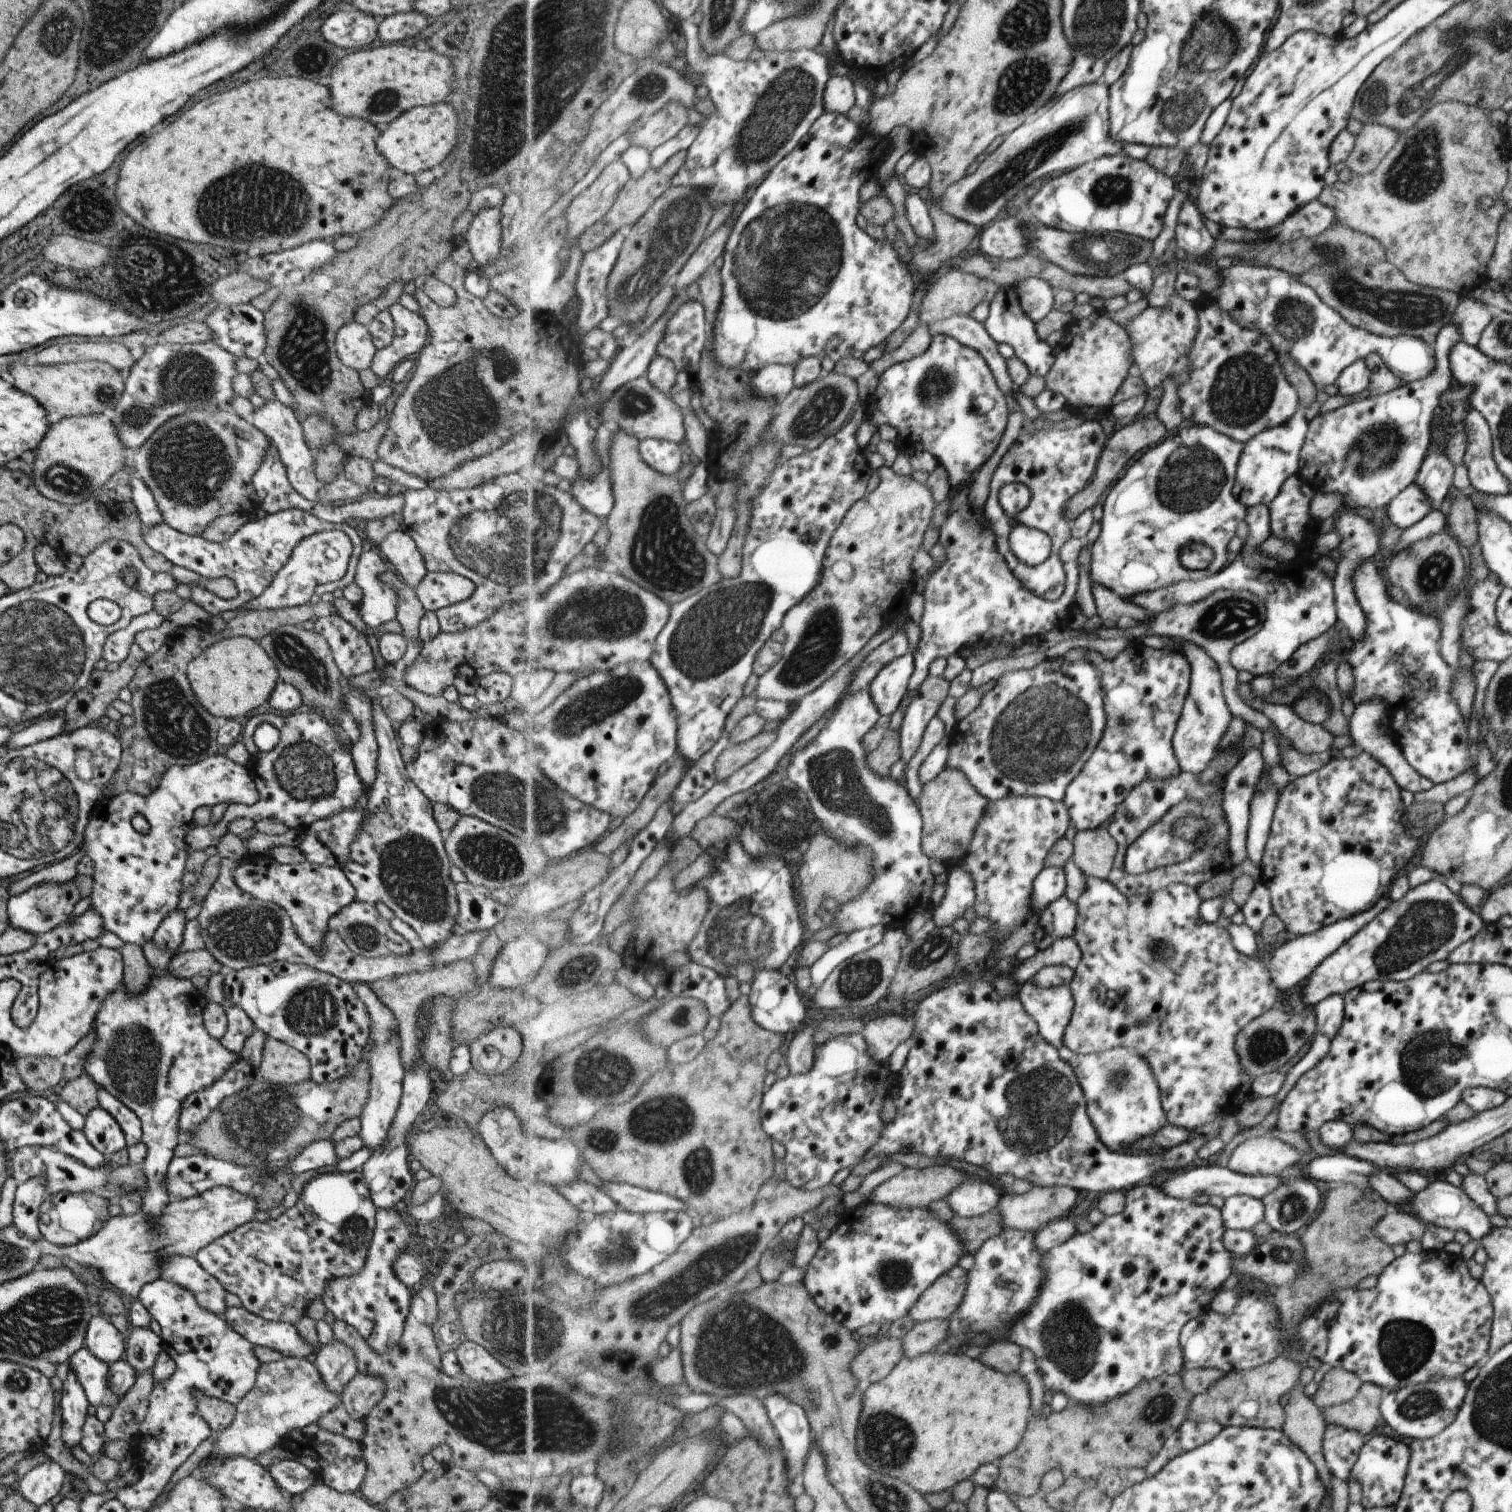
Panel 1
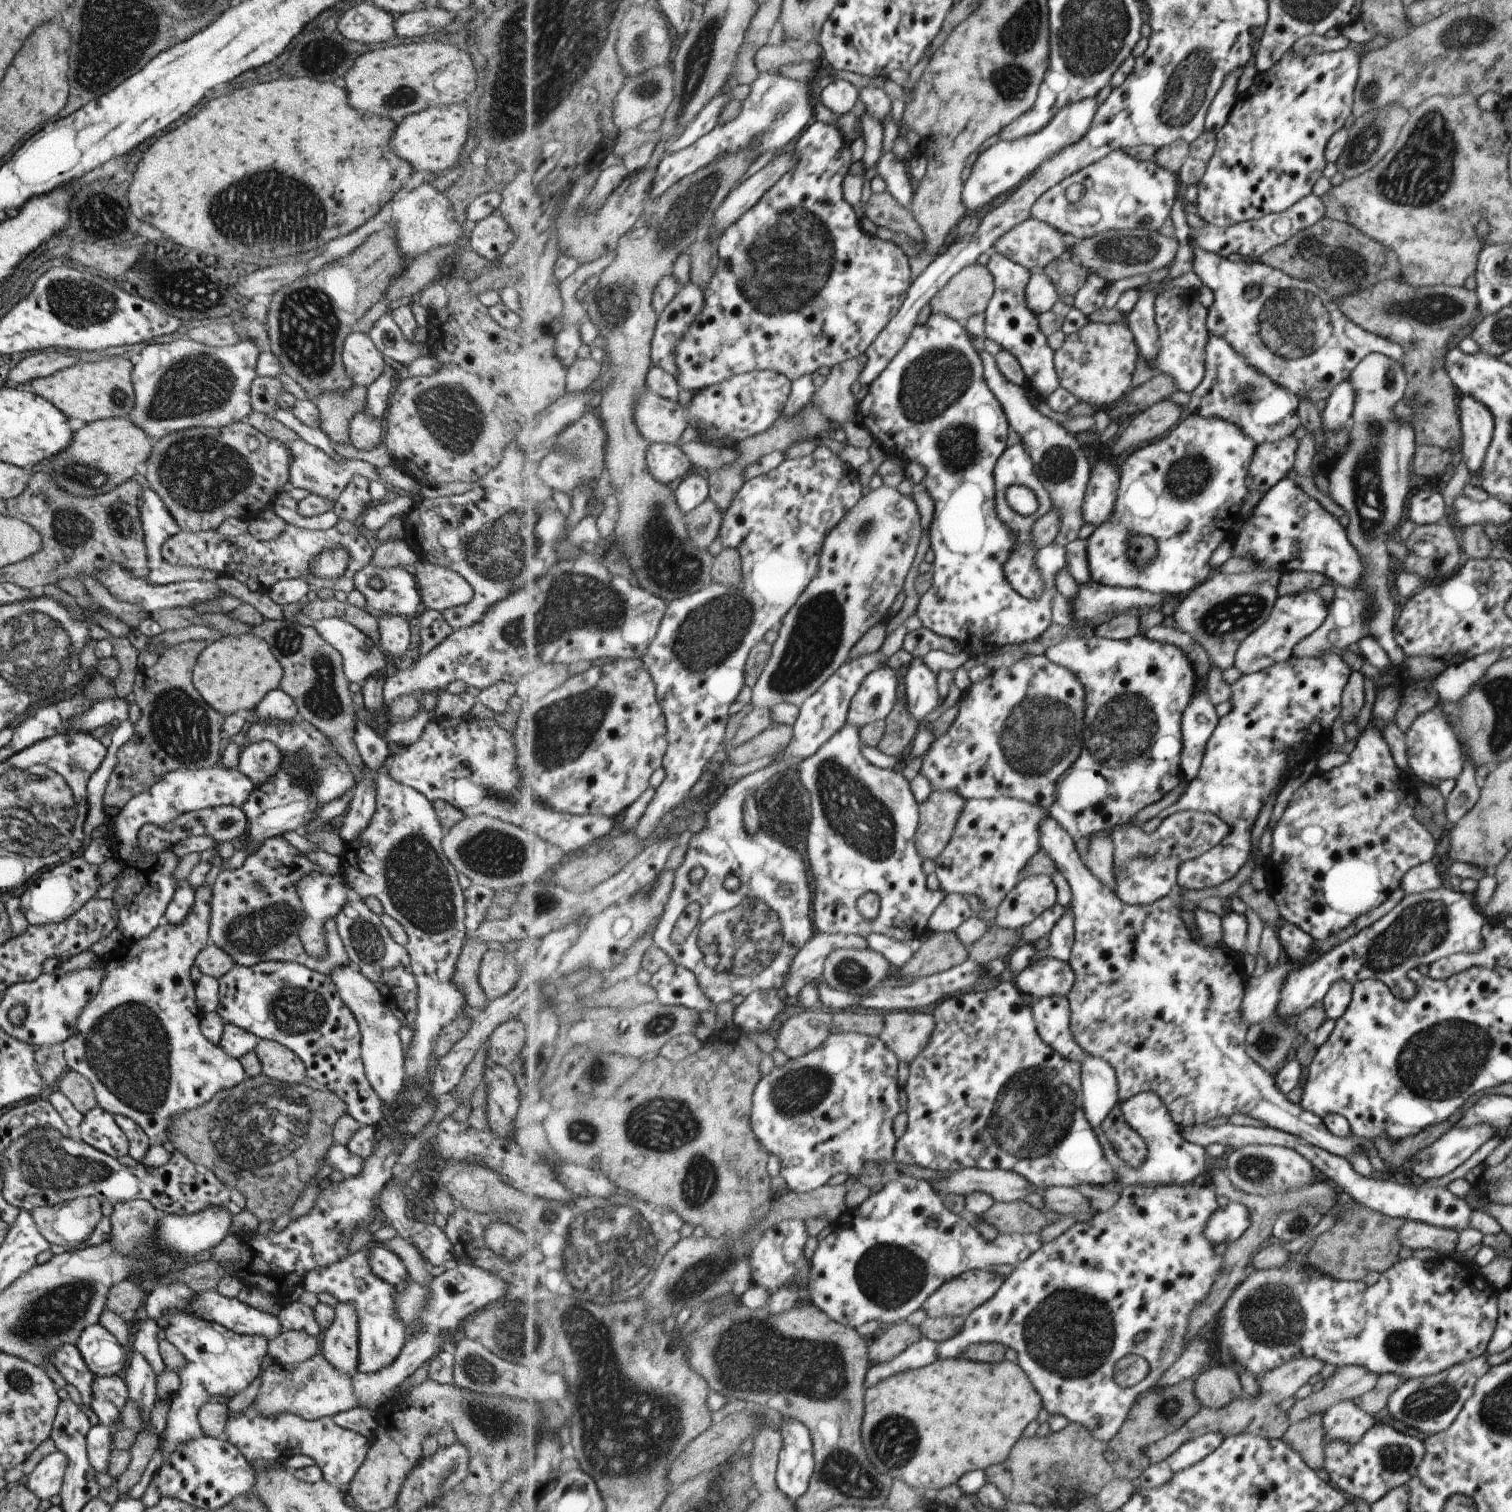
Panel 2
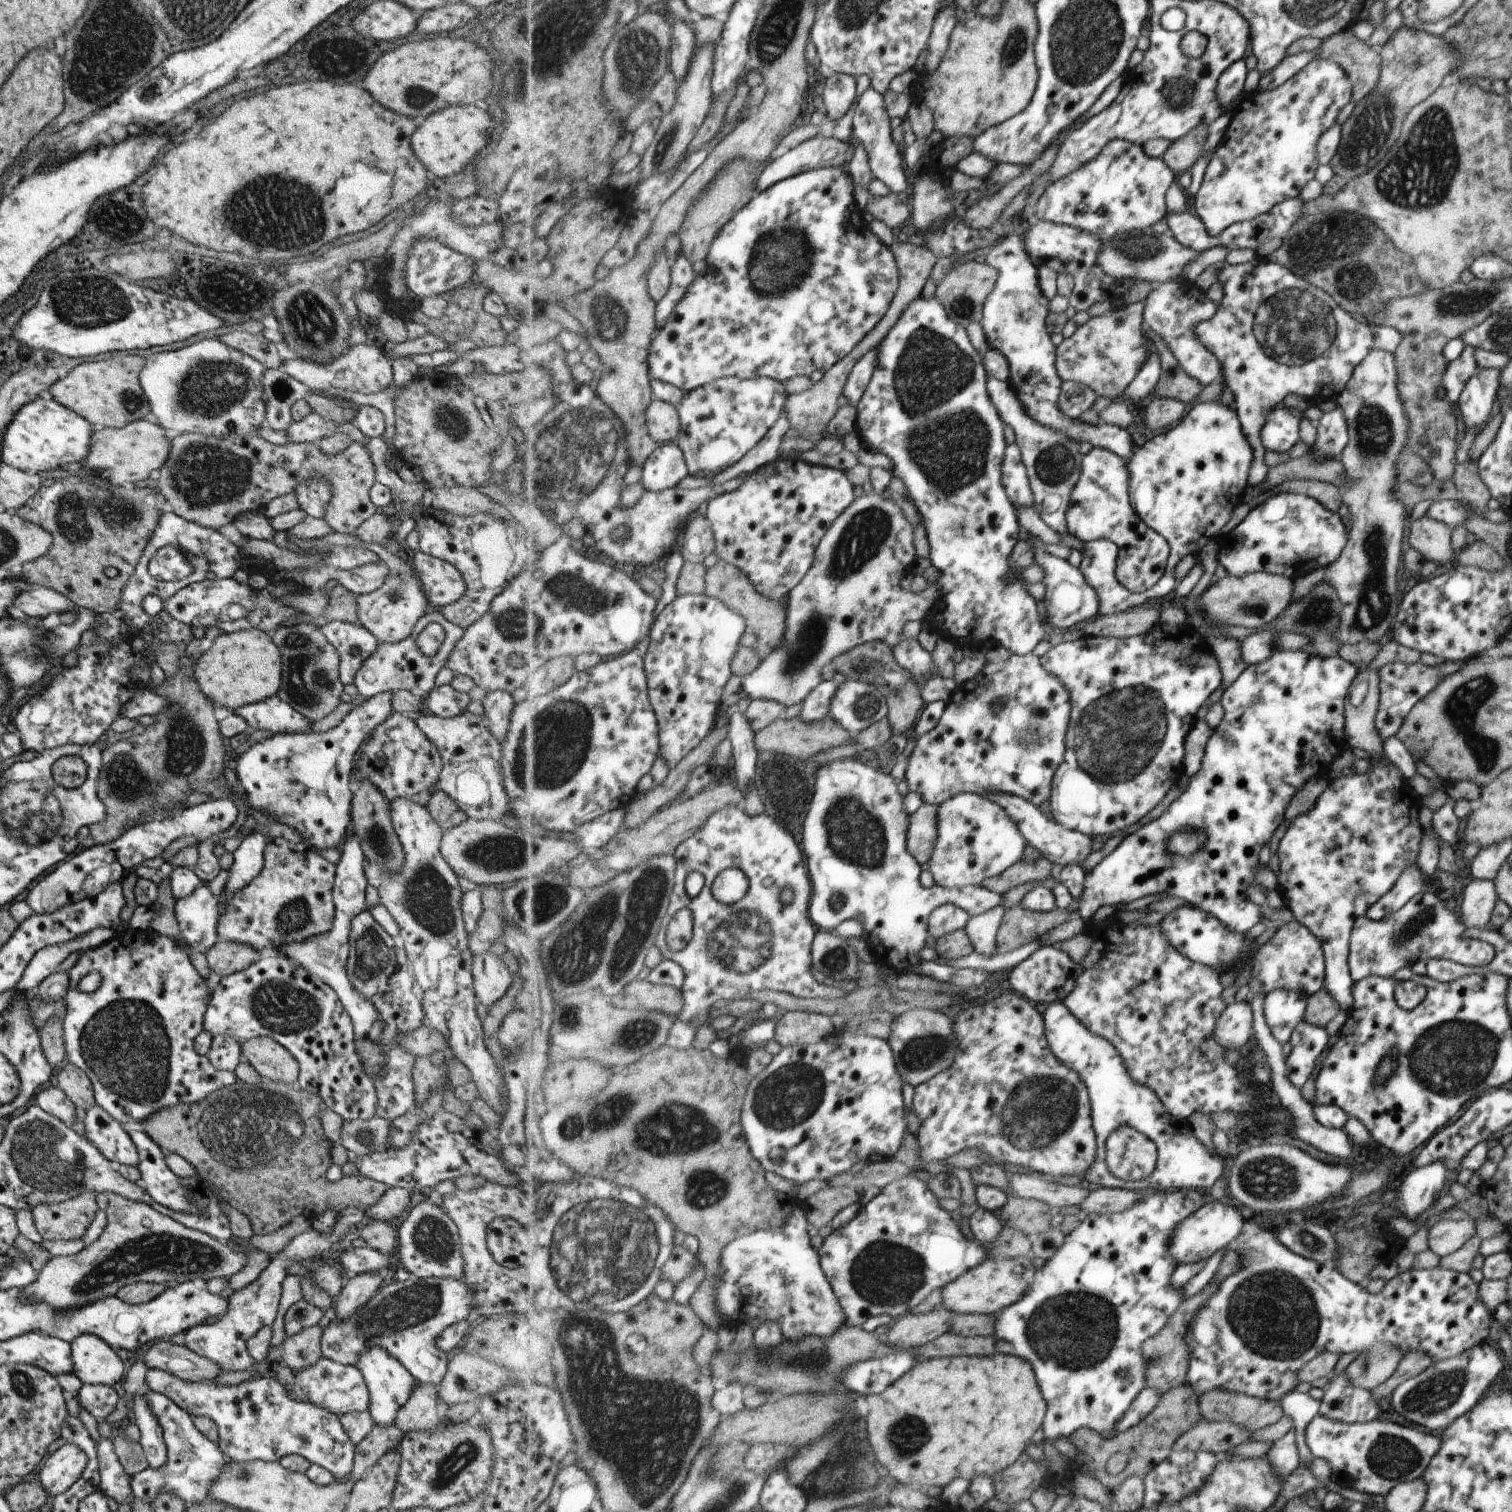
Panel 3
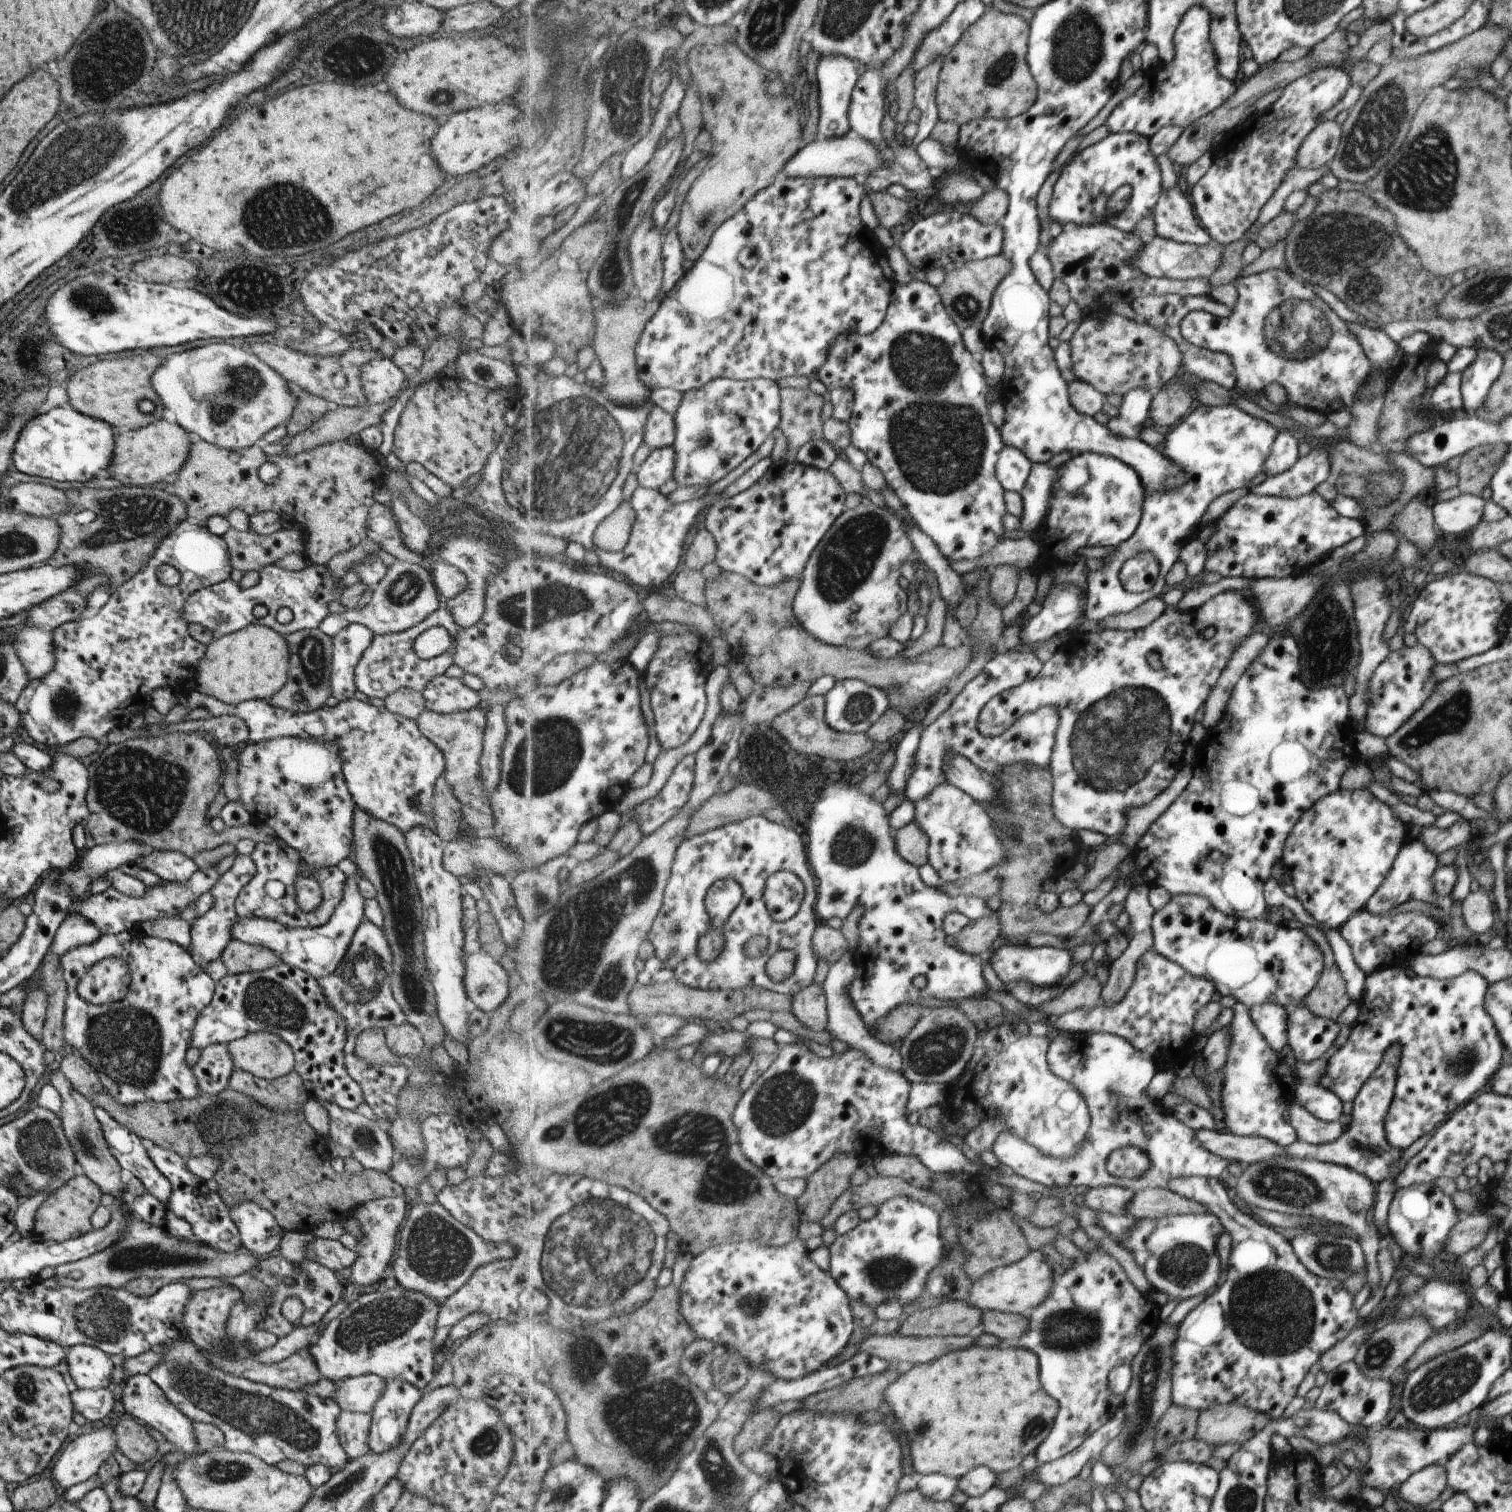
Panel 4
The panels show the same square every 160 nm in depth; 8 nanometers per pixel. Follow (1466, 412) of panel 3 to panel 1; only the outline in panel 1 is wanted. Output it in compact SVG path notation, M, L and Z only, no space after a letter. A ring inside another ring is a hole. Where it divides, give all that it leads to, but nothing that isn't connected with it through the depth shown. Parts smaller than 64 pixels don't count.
M1471 409L1463 418L1467 436L1462 464L1467 468L1467 477L1474 491L1489 496L1509 494L1509 480L1501 474L1496 460L1492 458L1492 438L1484 416Z

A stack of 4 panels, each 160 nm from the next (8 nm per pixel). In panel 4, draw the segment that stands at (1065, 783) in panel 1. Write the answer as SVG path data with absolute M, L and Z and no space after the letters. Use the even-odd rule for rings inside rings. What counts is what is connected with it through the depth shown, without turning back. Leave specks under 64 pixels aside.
M1019 650L1000 651L981 671L979 676L967 683L967 686L954 698L952 705L940 715L933 724L927 727L922 734L919 750L916 754L917 764L906 787L906 796L911 801L920 801L927 798L933 789L946 780L946 758L951 753L966 756L988 776L997 776L1002 768L1009 763L1027 763L1040 767L1049 767L1052 760L1053 747L1056 745L1056 732L1060 725L1060 714L1056 707L1048 706L1036 710L1034 713L1025 713L1013 726L1002 735L996 737L985 736L979 729L980 714L985 705L993 697L999 696L1006 690L1018 687L1028 680L1034 679L1044 669L1044 663L1035 656L1033 651L1019 652Z

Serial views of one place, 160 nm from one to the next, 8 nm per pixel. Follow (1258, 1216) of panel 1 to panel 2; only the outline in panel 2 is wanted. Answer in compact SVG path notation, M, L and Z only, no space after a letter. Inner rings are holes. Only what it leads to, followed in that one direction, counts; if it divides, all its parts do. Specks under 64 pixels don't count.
M1227 1203L1220 1206L1208 1218L1204 1226L1204 1236L1213 1246L1229 1244L1247 1232L1249 1218L1247 1209L1239 1203Z

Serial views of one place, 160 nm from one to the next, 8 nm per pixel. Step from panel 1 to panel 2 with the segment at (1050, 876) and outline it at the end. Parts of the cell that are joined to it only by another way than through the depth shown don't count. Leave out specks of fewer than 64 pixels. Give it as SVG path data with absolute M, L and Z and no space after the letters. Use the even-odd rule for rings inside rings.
M1047 875L1022 878L997 908L991 928L1023 929L1058 903L1058 890Z

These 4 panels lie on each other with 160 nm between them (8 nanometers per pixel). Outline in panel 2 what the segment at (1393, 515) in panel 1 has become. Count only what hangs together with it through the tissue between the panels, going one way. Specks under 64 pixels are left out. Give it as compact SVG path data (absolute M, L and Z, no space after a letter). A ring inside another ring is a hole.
M1437 487L1431 490L1415 490L1409 498L1408 515L1415 525L1440 522L1445 514L1445 504Z

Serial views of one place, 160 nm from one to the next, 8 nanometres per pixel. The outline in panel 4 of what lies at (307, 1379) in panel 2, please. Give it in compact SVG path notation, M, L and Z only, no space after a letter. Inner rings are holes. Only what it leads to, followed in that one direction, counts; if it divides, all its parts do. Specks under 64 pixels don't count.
M361 1375L331 1382L337 1388L331 1400L339 1405L340 1410L352 1413L370 1413L386 1385L386 1380L377 1375Z

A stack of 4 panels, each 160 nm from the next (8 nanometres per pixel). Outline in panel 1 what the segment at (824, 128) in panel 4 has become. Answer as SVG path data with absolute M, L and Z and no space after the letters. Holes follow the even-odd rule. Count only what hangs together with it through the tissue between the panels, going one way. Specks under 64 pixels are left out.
M849 75L832 76L824 90L825 110L847 114L855 106L855 86Z

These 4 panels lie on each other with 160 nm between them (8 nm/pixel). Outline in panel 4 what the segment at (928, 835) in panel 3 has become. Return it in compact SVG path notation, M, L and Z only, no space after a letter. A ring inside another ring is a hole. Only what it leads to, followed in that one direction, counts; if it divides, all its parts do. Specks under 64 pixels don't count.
M913 822L895 832L896 847L901 858L913 863L917 868L930 862L928 836Z

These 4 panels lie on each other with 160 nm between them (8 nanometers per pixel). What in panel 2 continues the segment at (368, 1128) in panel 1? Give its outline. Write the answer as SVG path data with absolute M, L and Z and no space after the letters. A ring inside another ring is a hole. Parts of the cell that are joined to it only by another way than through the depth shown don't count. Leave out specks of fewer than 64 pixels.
M351 963L332 968L328 977L341 1002L349 1008L358 1026L360 1059L365 1078L376 1092L378 1099L382 1100L382 1104L389 1105L393 1098L399 1096L398 1092L403 1090L404 1084L404 1054L398 1037L399 1021L383 1003L376 986L357 971Z

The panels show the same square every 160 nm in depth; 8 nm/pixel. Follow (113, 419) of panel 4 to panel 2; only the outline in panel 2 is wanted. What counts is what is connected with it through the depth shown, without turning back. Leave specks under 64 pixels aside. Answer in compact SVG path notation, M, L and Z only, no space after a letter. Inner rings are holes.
M103 357L88 363L75 362L49 376L29 380L29 386L35 394L48 400L67 418L75 418L87 424L115 417L127 417L134 403L130 381L133 367L125 357Z

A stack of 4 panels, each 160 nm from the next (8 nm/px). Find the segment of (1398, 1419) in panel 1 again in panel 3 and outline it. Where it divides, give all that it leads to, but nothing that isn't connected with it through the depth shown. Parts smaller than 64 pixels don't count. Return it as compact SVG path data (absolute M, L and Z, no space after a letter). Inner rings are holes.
M1493 1341L1480 1342L1471 1349L1440 1361L1433 1361L1425 1370L1402 1382L1390 1394L1390 1404L1411 1424L1427 1430L1447 1429L1457 1417L1471 1411L1486 1390L1505 1374L1505 1352Z

